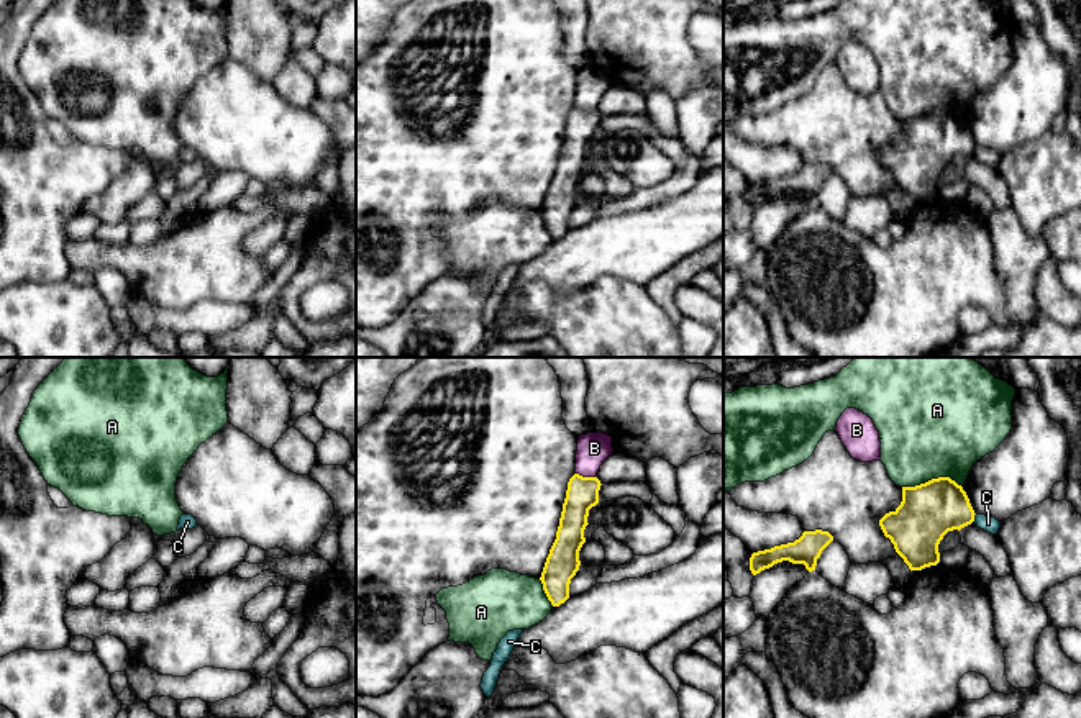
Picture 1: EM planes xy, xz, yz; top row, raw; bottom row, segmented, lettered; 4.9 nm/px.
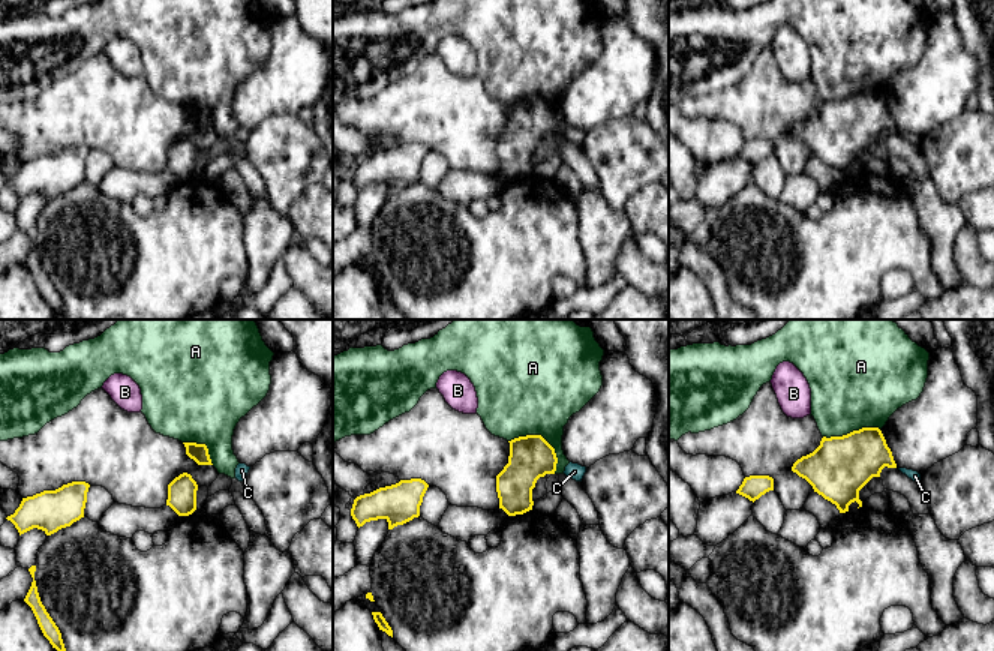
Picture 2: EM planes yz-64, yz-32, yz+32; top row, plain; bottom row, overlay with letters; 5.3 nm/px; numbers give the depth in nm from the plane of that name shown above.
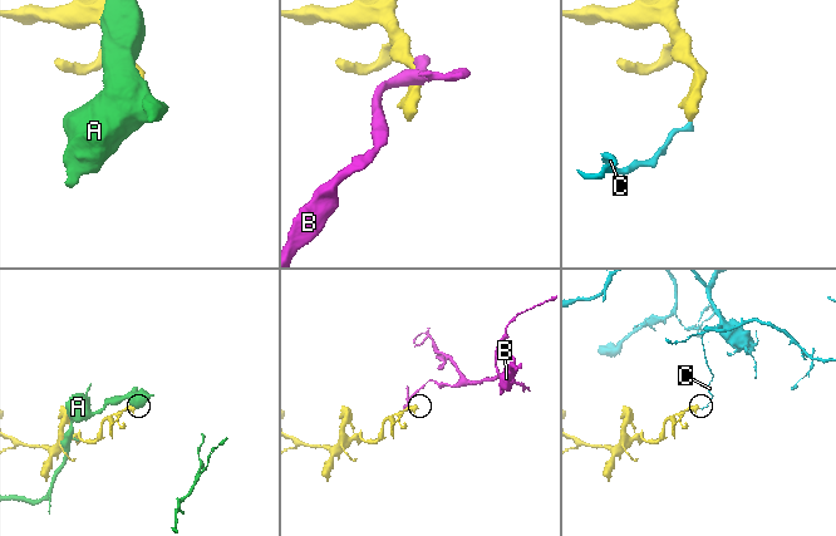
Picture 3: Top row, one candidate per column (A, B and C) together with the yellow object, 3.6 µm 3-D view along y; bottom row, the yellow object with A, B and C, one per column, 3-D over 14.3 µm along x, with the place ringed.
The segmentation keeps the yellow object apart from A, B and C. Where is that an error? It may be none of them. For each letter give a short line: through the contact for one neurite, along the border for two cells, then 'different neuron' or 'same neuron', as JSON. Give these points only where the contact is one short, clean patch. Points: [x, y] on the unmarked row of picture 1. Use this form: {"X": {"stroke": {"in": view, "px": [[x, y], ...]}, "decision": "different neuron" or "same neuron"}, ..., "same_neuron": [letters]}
{"A": {"decision": "different neuron"}, "B": {"stroke": {"in": "xz", "px": [[576, 105], [596, 110]]}, "decision": "different neuron"}, "C": {"stroke": {"in": "yz", "px": [[975, 146], [971, 154]]}, "decision": "different neuron"}, "same_neuron": []}

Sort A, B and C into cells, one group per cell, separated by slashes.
A / B / C

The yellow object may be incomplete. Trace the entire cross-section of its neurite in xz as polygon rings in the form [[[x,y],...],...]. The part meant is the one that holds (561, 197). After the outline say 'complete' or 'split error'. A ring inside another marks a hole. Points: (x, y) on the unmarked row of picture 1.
[[[574,107],[568,115],[566,131],[556,164],[556,172],[546,190],[541,216],[553,239],[569,231],[571,211],[579,203],[579,184],[586,175],[589,143],[599,136],[600,113]]] | complete

